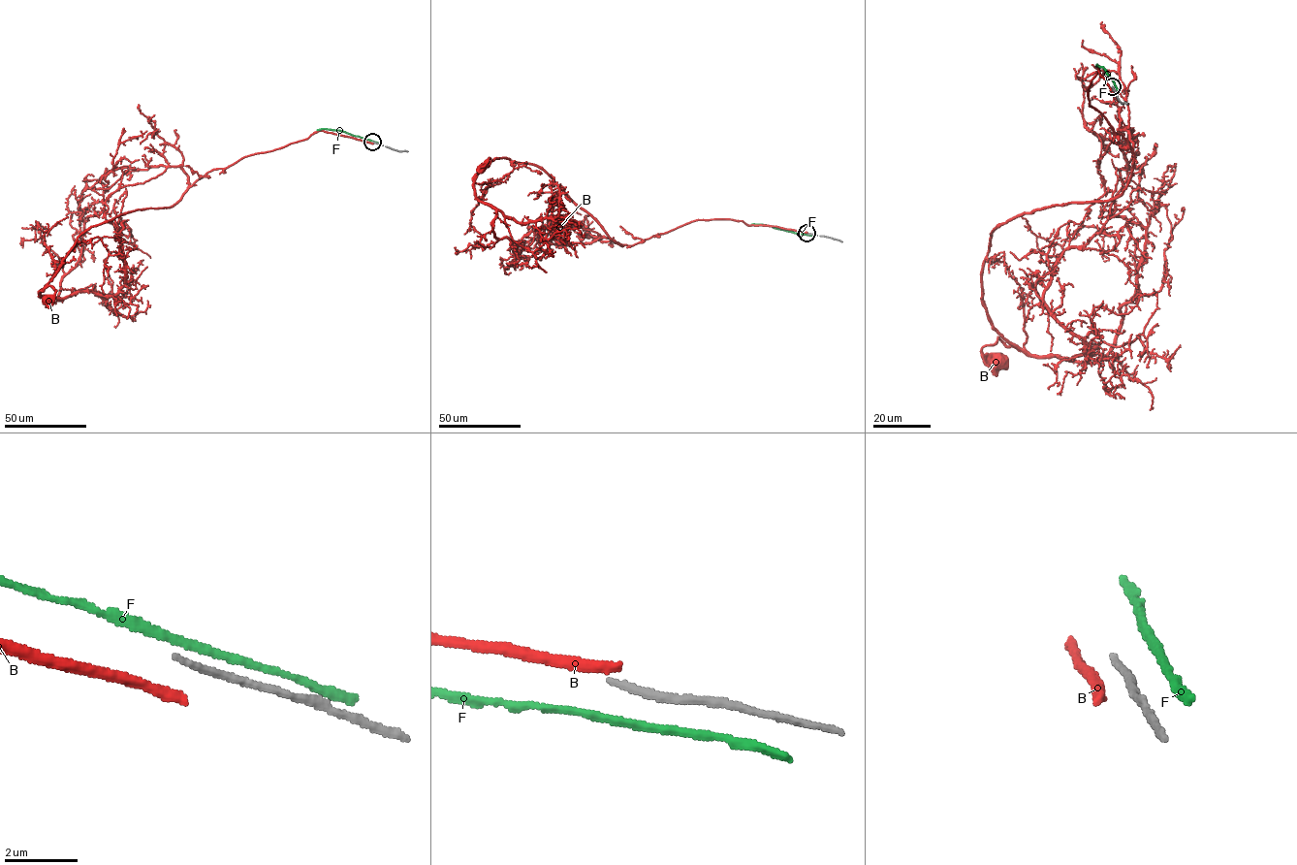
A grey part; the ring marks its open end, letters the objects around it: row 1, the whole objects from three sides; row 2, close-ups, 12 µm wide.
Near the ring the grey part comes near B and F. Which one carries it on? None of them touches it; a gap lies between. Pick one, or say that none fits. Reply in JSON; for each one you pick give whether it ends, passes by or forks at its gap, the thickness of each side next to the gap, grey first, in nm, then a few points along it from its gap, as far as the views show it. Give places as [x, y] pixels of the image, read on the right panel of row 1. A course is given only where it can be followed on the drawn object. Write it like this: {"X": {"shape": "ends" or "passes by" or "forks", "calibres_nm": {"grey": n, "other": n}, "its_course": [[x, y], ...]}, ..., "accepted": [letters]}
{"accepted": []}

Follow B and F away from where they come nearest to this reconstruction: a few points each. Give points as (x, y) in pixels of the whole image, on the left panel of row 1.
B: (371, 143), (317, 131), (207, 172), (173, 207), (137, 209), (90, 226), (41, 290), (56, 291), (47, 300)
F: (371, 141), (338, 130), (317, 130)

